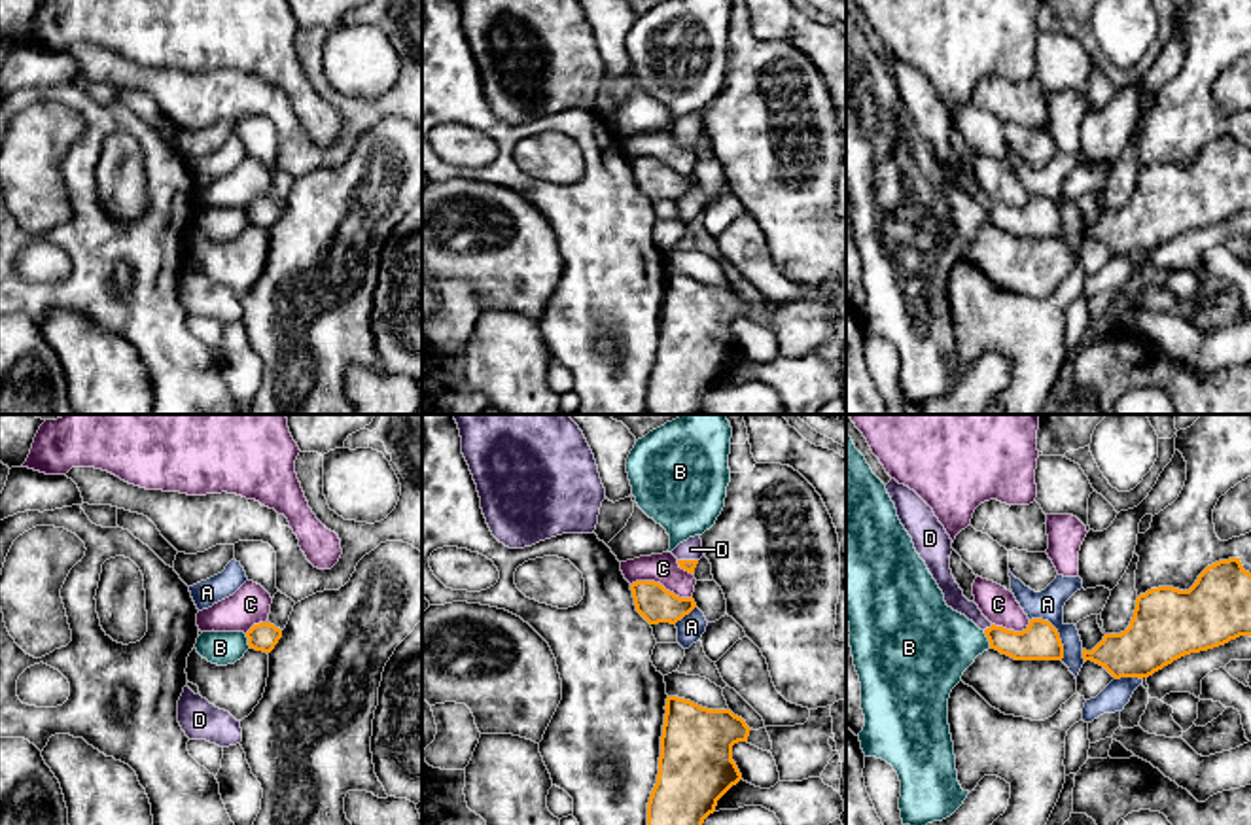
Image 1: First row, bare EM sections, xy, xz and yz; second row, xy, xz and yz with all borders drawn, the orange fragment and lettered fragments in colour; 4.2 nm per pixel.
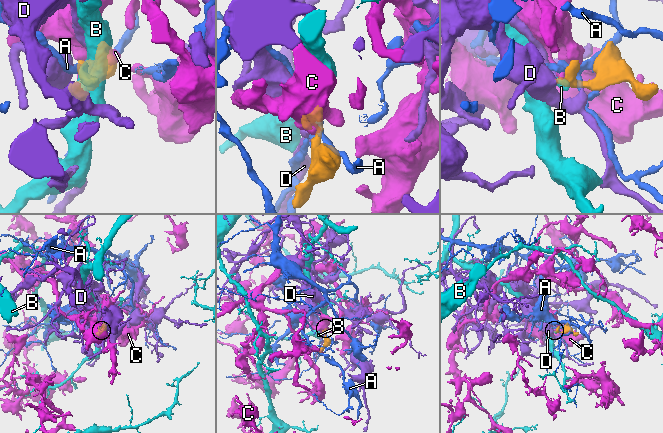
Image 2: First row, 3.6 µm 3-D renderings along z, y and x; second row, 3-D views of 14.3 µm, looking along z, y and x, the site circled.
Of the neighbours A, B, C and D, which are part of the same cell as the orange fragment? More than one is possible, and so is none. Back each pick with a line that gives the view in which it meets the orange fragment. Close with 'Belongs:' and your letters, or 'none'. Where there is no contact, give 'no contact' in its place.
D: yz
Belongs: D

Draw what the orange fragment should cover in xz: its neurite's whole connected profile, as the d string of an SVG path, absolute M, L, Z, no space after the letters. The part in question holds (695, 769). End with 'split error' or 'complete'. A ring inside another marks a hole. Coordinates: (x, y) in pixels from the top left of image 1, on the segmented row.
M668 696L664 706L657 783L647 802L647 825L702 825L717 800L742 780L732 746L748 742L749 727L731 710L708 710L691 700Z; complete

